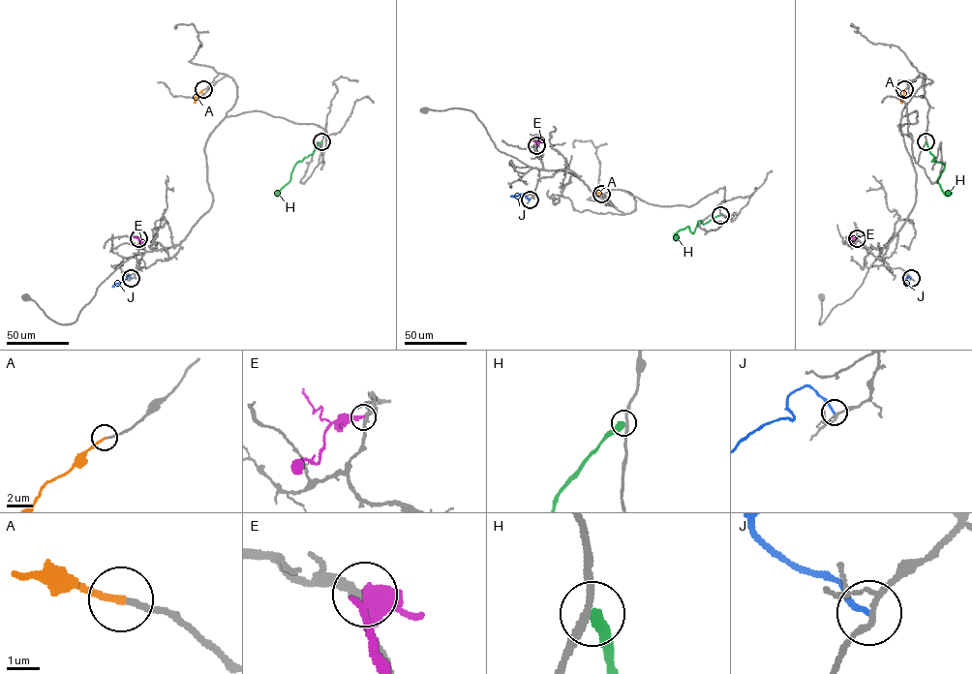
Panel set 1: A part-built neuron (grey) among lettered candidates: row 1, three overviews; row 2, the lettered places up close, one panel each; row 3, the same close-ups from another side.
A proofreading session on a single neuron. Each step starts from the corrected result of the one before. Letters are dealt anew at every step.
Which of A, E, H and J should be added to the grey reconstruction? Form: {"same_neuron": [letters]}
{"same_neuron": ["A"]}

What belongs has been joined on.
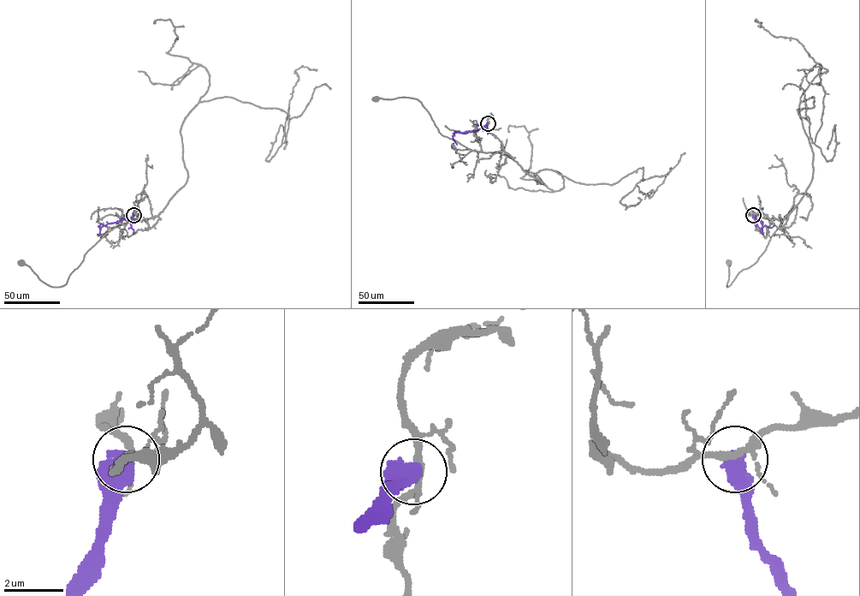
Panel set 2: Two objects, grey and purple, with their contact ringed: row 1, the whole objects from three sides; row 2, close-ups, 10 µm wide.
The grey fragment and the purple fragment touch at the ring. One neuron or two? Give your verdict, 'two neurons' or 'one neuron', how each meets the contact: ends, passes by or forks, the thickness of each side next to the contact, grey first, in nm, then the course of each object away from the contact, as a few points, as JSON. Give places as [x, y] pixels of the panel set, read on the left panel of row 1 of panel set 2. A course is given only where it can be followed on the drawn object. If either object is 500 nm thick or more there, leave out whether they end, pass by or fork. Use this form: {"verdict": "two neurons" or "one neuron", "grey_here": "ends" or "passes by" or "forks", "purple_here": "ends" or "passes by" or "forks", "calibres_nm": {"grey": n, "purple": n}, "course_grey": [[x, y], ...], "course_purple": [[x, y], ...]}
{"verdict": "two neurons", "calibres_nm": {"grey": 190, "purple": 650}, "course_grey": [[133, 215], [139, 214], [150, 227], [159, 218], [115, 226], [85, 254], [62, 286], [47, 284], [21, 261]], "course_purple": [[133, 215], [130, 221], [123, 218], [103, 225]]}

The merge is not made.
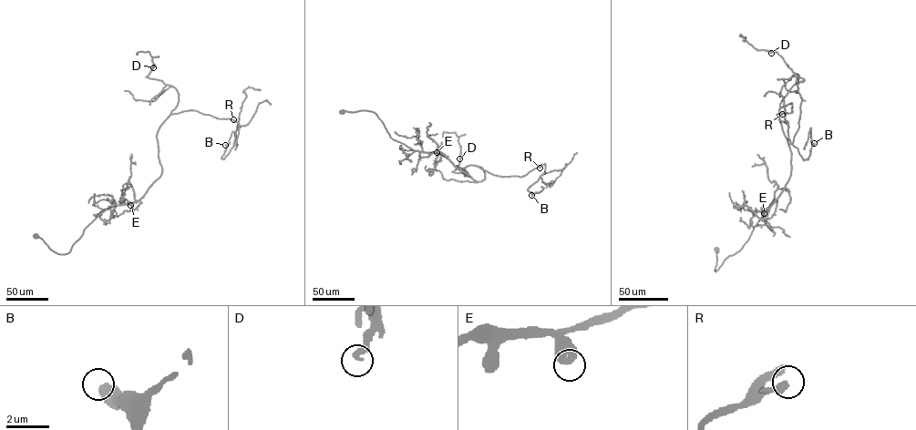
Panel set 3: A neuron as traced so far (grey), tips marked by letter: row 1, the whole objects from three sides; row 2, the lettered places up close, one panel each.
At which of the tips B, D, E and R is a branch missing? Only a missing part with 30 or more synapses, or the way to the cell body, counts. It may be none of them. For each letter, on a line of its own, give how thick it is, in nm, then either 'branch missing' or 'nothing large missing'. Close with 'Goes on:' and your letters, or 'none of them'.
B: 550 nm | nothing large missing
D: 180 nm | nothing large missing
E: 400 nm | nothing large missing
R: 300 nm | nothing large missing
Goes on: none of them

